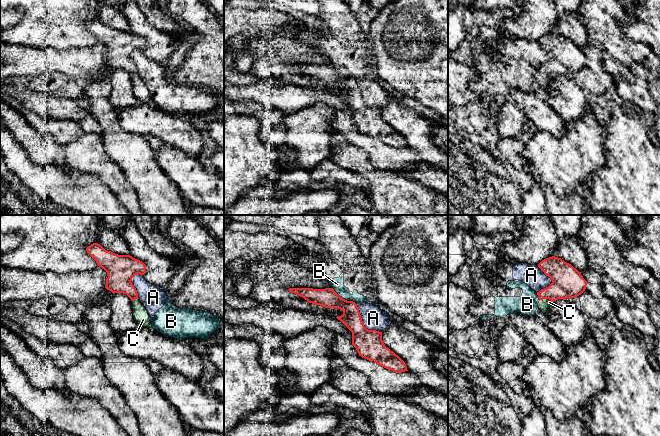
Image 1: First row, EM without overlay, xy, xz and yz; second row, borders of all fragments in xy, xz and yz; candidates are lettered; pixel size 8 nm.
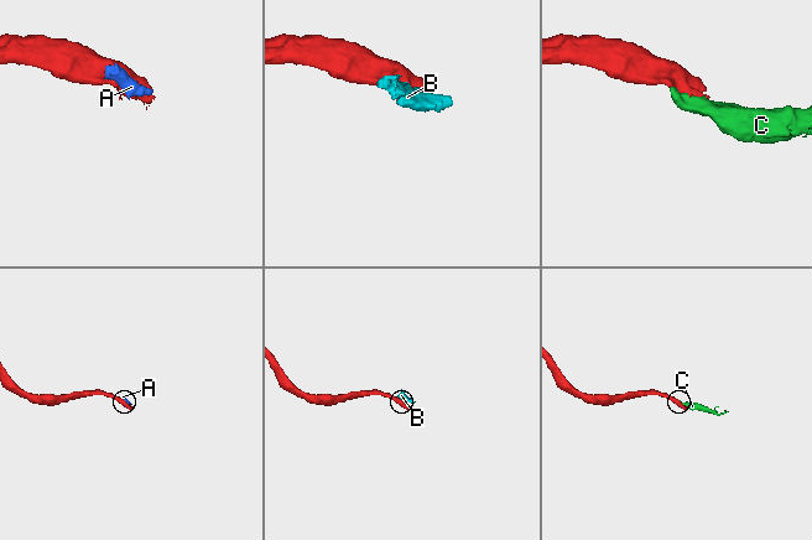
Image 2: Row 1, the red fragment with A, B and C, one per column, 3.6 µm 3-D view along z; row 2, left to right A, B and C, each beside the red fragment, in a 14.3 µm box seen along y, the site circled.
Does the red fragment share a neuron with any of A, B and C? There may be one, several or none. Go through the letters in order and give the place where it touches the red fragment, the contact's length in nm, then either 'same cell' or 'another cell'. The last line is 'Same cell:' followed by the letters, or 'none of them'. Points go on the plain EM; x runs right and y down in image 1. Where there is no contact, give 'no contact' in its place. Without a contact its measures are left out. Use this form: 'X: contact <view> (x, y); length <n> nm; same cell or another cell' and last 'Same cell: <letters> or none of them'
A: contact xz (362, 99); length 320 nm; another cell
B: contact xz (342, 74); length 240 nm; another cell
C: contact yz (546, 74); length 110 nm; same cell
Same cell: C

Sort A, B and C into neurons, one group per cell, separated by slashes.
A B / C

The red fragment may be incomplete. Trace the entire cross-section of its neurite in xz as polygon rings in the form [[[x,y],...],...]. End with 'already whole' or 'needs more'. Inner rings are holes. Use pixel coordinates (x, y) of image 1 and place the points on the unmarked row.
[[[289,64],[288,66],[309,79],[342,86],[343,90],[336,94],[352,108],[352,121],[359,132],[395,149],[408,147],[405,138],[383,119],[382,108],[368,106],[364,102],[355,78],[343,75],[333,64]]]; already whole

